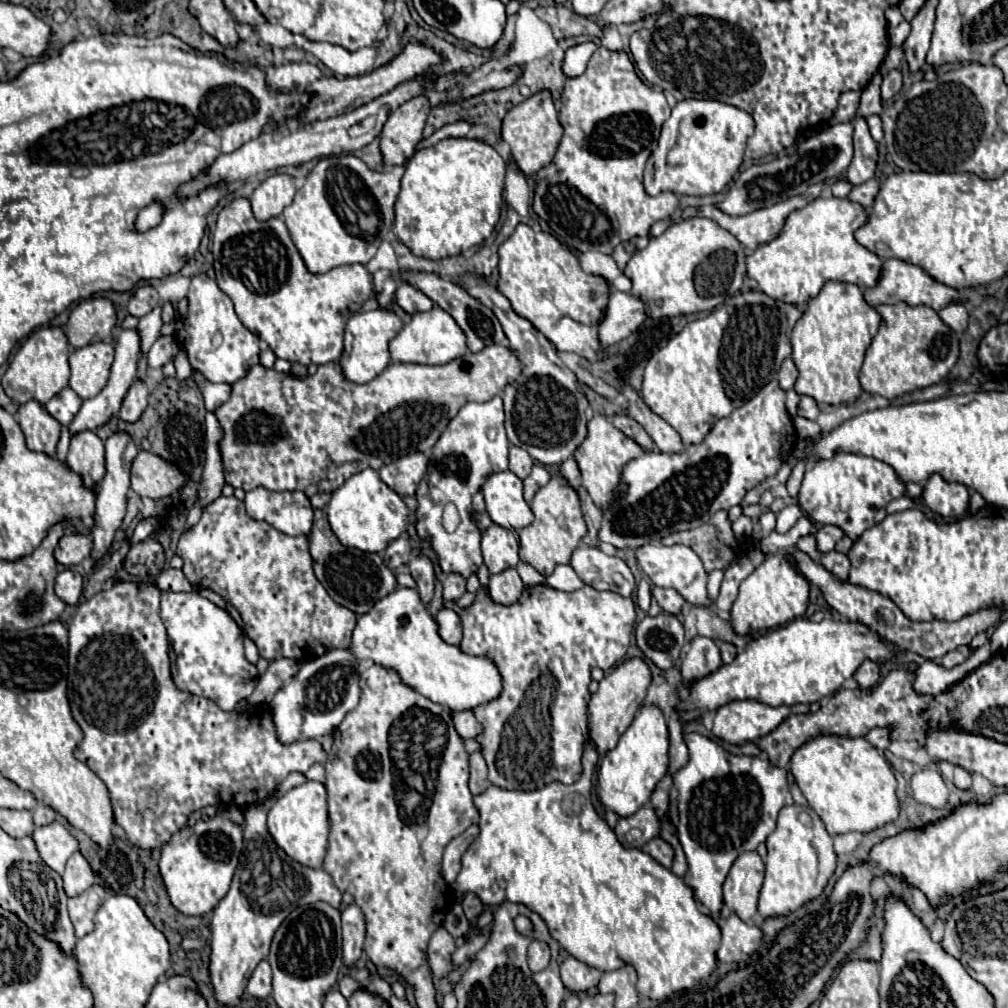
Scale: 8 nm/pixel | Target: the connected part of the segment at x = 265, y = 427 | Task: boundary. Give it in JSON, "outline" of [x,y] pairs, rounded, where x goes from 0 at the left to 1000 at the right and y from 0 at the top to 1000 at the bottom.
{"outline":[[[496,342],[480,344],[474,350],[464,348],[442,362],[387,360],[375,374],[361,382],[349,382],[347,378],[341,378],[341,374],[337,374],[337,366],[333,366],[333,360],[317,362],[312,372],[302,376],[252,362],[246,374],[230,382],[228,396],[212,408],[222,430],[218,436],[218,451],[224,479],[242,487],[250,487],[260,481],[268,487],[300,487],[306,493],[313,489],[327,489],[331,487],[327,469],[335,461],[361,457],[363,463],[375,467],[377,463],[405,449],[423,449],[431,443],[437,430],[458,402],[464,398],[478,400],[488,396],[500,386],[504,378],[510,378],[514,372],[516,358],[508,354],[504,344]]]}

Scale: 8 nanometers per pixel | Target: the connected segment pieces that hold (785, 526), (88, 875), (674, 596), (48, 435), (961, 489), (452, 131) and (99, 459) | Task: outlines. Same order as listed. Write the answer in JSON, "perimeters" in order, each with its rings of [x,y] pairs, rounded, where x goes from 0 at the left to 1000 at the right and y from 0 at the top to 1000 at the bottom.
{"perimeters":[[[[782,501],[780,505],[776,505],[772,509],[772,521],[770,521],[770,527],[772,529],[782,529],[790,517],[796,513],[796,505],[792,501]]],[[[75,844],[69,852],[67,852],[67,858],[65,858],[65,864],[62,868],[63,872],[63,884],[67,890],[73,890],[73,888],[79,888],[83,886],[91,876],[93,876],[93,864],[89,860],[89,856],[85,854],[85,850]]],[[[647,580],[647,594],[661,606],[667,610],[673,610],[677,604],[679,594],[675,592],[675,588],[671,588],[669,584],[661,584],[661,582],[651,582]]],[[[28,398],[18,404],[18,420],[26,434],[30,447],[42,447],[48,453],[56,453],[56,441],[60,436],[60,420],[48,412],[48,408],[36,400]]],[[[925,471],[917,479],[915,497],[923,503],[923,507],[935,513],[952,513],[960,505],[960,485],[952,479],[938,479],[933,471]]],[[[454,120],[454,122],[448,122],[448,124],[440,124],[438,128],[435,128],[427,138],[421,138],[417,142],[417,146],[425,146],[425,144],[431,144],[438,138],[444,138],[444,136],[460,136],[462,132],[466,130],[466,124],[462,120]]],[[[91,428],[73,432],[69,436],[67,461],[75,471],[79,471],[83,483],[95,485],[105,469],[105,453],[103,453],[101,436]]]]}

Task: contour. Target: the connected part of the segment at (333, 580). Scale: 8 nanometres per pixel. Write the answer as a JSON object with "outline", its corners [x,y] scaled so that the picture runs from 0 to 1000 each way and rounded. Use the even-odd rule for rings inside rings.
{"outline":[[[321,505],[312,507],[312,521],[308,527],[308,551],[312,555],[312,570],[323,582],[325,590],[351,608],[363,608],[377,592],[383,592],[393,582],[393,572],[381,561],[377,551],[339,543],[325,521],[325,511]]]}

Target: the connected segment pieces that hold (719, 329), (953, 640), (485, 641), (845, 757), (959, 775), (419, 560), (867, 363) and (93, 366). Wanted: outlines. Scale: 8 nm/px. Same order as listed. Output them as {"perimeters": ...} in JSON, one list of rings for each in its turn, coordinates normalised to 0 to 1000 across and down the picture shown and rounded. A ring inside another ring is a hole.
{"perimeters":[[[[754,289],[730,291],[702,314],[683,320],[675,330],[666,333],[647,350],[647,356],[639,366],[636,394],[651,412],[673,428],[677,439],[694,439],[712,416],[722,414],[728,406],[736,404],[740,394],[746,396],[766,376],[770,336],[774,336],[776,330],[780,332],[780,328],[782,320],[776,299],[770,299]]],[[[788,545],[782,549],[782,557],[784,561],[802,574],[802,578],[806,582],[812,582],[819,594],[819,598],[829,604],[833,610],[837,610],[839,614],[843,616],[853,616],[865,624],[869,624],[869,628],[873,628],[873,632],[877,632],[879,636],[885,636],[887,640],[891,640],[893,644],[899,644],[899,646],[907,646],[911,650],[915,650],[917,654],[931,654],[940,648],[942,644],[948,644],[952,640],[960,640],[964,636],[964,632],[972,626],[978,626],[980,622],[988,620],[994,612],[994,606],[990,604],[978,604],[978,606],[972,606],[972,608],[966,608],[966,610],[960,610],[952,616],[929,616],[927,618],[911,618],[911,616],[905,616],[901,614],[895,604],[879,590],[873,590],[871,586],[863,586],[859,582],[853,582],[853,580],[845,580],[841,576],[835,576],[831,572],[827,572],[817,561],[810,559],[804,551],[800,551],[798,547],[794,545]]],[[[532,580],[528,582],[528,588],[526,584],[520,584],[512,598],[492,600],[482,584],[474,584],[472,596],[456,606],[456,614],[460,624],[456,644],[470,652],[478,650],[488,654],[498,670],[498,688],[480,701],[470,703],[472,713],[480,721],[472,735],[476,737],[484,759],[484,775],[498,783],[520,785],[546,775],[562,779],[569,777],[577,765],[577,735],[583,727],[581,699],[585,695],[585,664],[595,662],[603,668],[619,654],[625,640],[625,626],[631,616],[627,594],[619,594],[613,588],[591,586],[585,580],[567,588],[552,586],[544,580]],[[540,668],[546,668],[552,680],[528,680]]],[[[812,729],[790,743],[784,753],[784,767],[823,828],[841,824],[861,826],[891,811],[889,771],[879,751],[855,731]]],[[[948,759],[948,761],[946,761],[946,777],[948,777],[948,781],[952,781],[952,783],[962,783],[962,781],[964,781],[964,771],[962,771],[962,767],[960,767],[956,761]]],[[[411,553],[407,559],[407,568],[415,580],[415,588],[417,588],[417,594],[419,598],[427,598],[429,594],[429,588],[431,588],[431,578],[433,578],[433,572],[431,572],[431,561],[425,553]]],[[[901,301],[871,303],[869,309],[873,314],[877,313],[877,316],[859,348],[859,356],[853,366],[855,386],[865,392],[889,396],[903,388],[937,378],[946,364],[952,346],[948,330],[933,316],[933,313],[925,305],[905,305]]],[[[105,338],[91,340],[71,348],[69,386],[73,386],[79,396],[89,396],[97,392],[107,380],[111,358],[113,358],[113,342]]]]}

